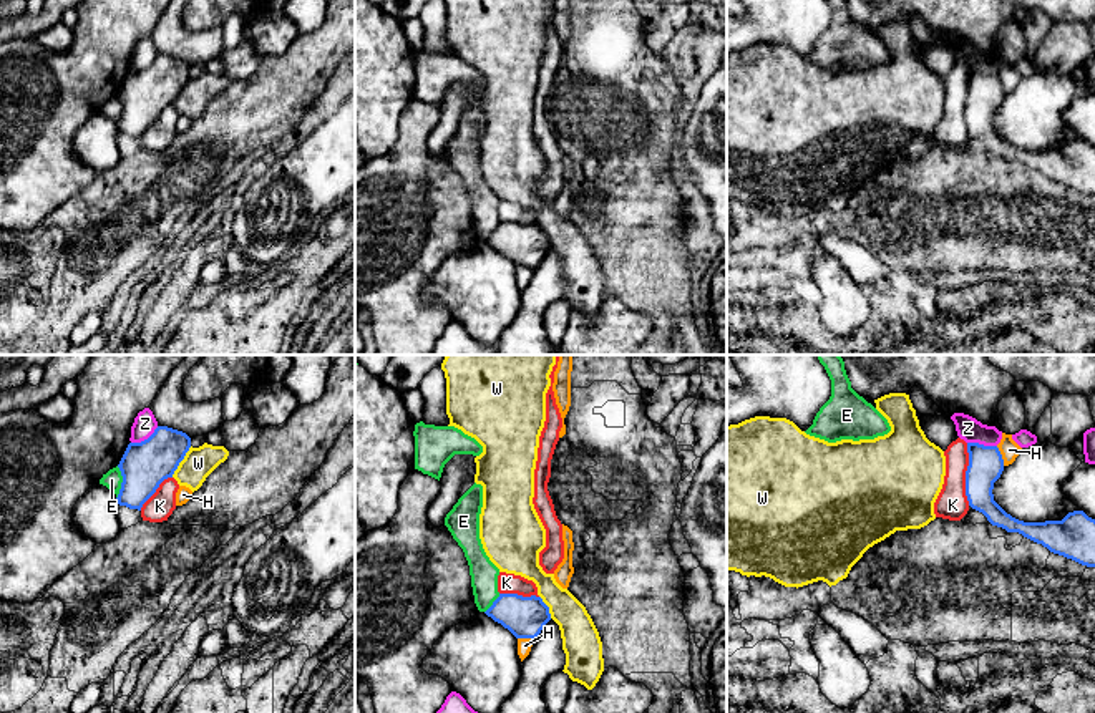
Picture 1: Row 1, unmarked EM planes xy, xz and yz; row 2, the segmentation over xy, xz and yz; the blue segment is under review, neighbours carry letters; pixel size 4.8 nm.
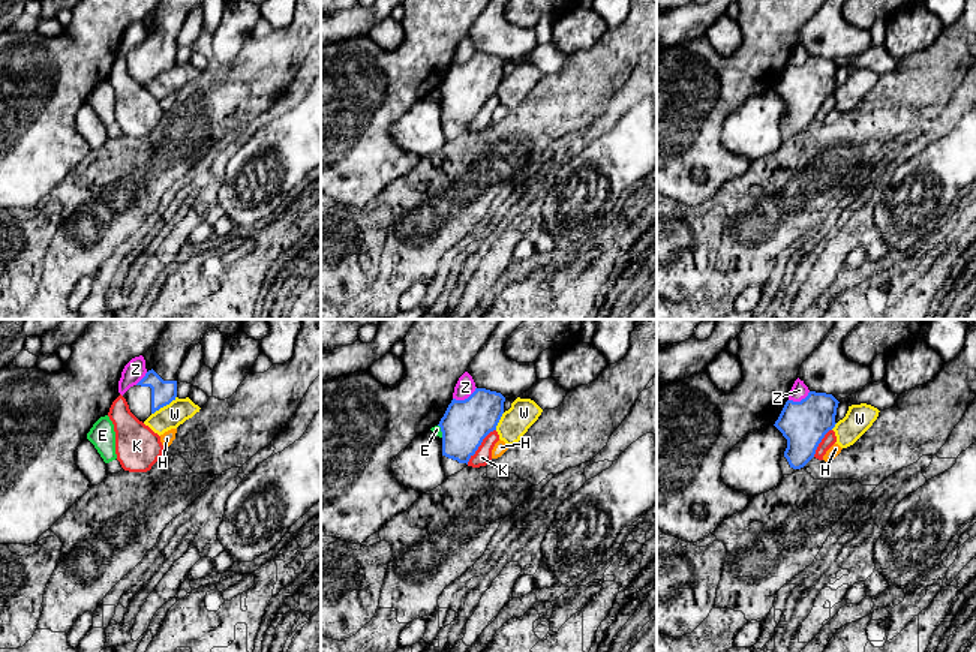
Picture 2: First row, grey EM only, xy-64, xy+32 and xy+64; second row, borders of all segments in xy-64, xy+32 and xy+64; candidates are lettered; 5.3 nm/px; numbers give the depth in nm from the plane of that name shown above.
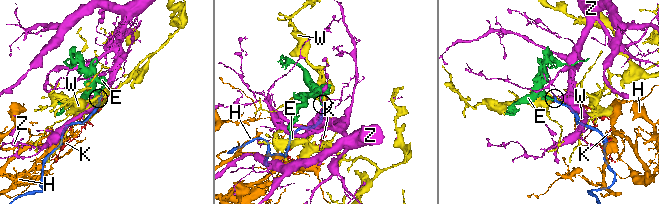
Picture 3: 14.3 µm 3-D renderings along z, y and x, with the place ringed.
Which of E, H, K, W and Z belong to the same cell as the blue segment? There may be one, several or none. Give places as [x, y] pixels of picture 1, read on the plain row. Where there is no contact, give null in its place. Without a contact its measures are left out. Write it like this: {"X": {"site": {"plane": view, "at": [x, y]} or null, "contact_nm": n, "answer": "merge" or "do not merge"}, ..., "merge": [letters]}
{"E": {"site": {"plane": "xy", "at": [121, 111]}, "contact_nm": 160, "answer": "do not merge"}, "H": {"site": {"plane": "yz", "at": [1001, 85]}, "contact_nm": 100, "answer": "do not merge"}, "K": {"site": {"plane": "yz", "at": [966, 103]}, "contact_nm": 300, "answer": "do not merge"}, "W": {"site": {"plane": "xy", "at": [181, 88]}, "contact_nm": 180, "answer": "do not merge"}, "Z": {"site": {"plane": "yz", "at": [983, 73]}, "contact_nm": 150, "answer": "do not merge"}, "merge": []}

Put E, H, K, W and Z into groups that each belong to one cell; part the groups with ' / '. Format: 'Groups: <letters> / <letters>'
Groups: E / H / K / W / Z

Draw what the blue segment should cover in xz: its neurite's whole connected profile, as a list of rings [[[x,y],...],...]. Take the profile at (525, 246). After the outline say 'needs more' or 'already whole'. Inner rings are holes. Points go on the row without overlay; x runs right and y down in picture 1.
[[[499,222],[484,242],[516,267],[534,269],[551,249],[549,235],[536,224]]] | already whole

